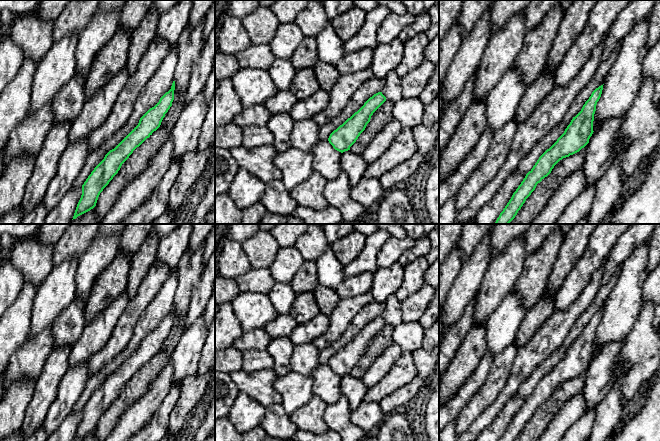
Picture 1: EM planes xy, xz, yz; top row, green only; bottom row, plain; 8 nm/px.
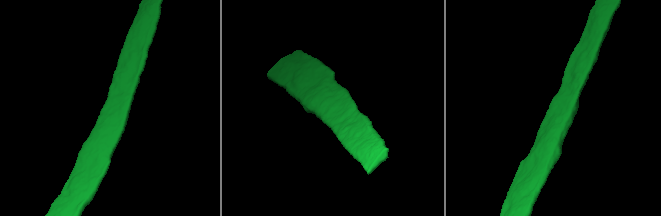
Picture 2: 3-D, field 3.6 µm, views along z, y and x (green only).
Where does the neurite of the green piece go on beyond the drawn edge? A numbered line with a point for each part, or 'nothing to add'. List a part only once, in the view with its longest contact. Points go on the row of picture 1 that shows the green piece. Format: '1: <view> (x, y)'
nothing to add

